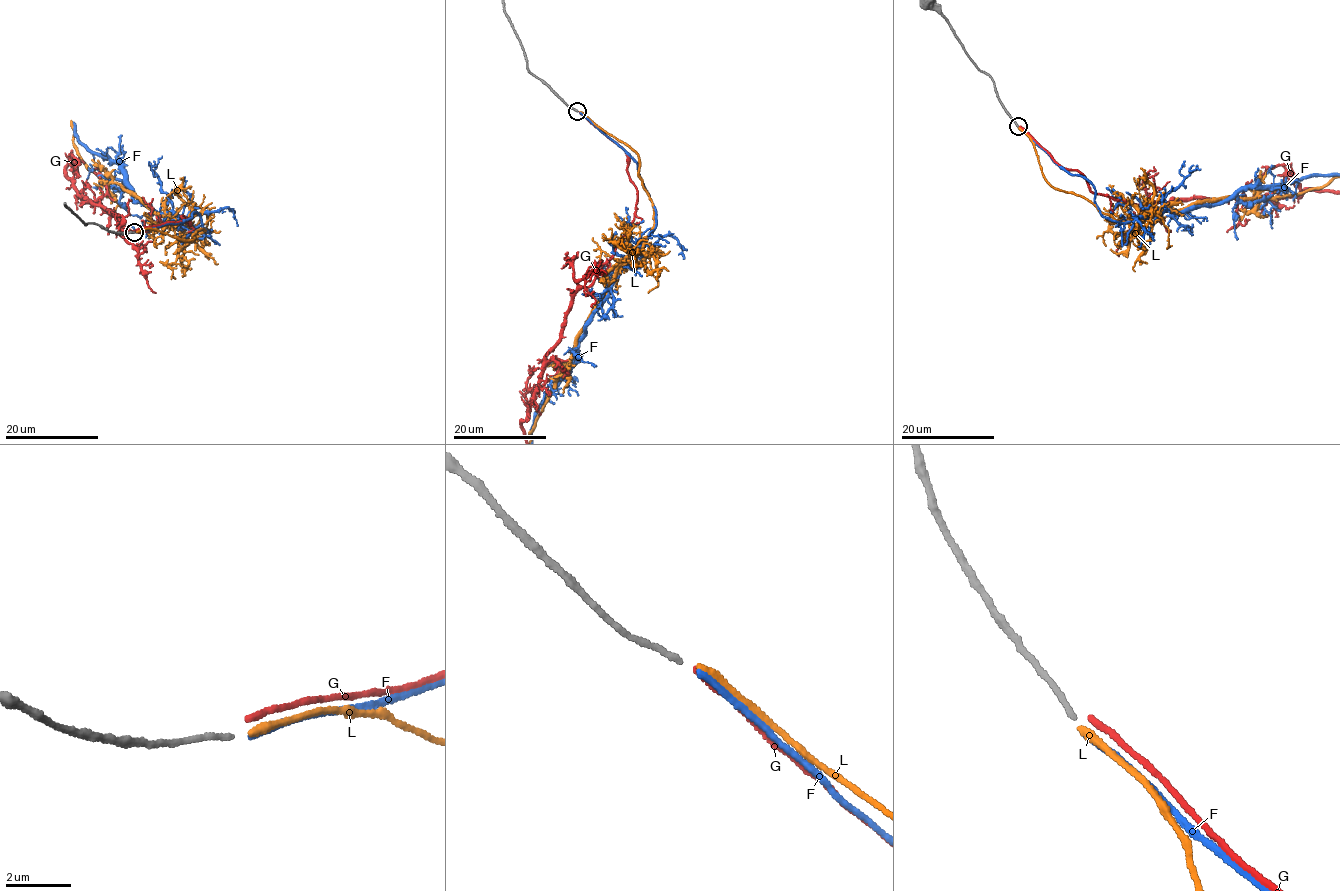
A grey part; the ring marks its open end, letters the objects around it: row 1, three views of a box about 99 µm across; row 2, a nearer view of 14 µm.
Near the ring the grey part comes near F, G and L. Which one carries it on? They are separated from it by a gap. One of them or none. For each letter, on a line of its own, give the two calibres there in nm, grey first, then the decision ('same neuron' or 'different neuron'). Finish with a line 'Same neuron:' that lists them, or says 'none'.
F: 170 nm thick on the grey side, 190 nm on the other; different neuron
G: 170 nm thick on the grey side, 220 nm on the other; different neuron
L: 170 nm thick on the grey side, 260 nm on the other; same neuron
Same neuron: L

